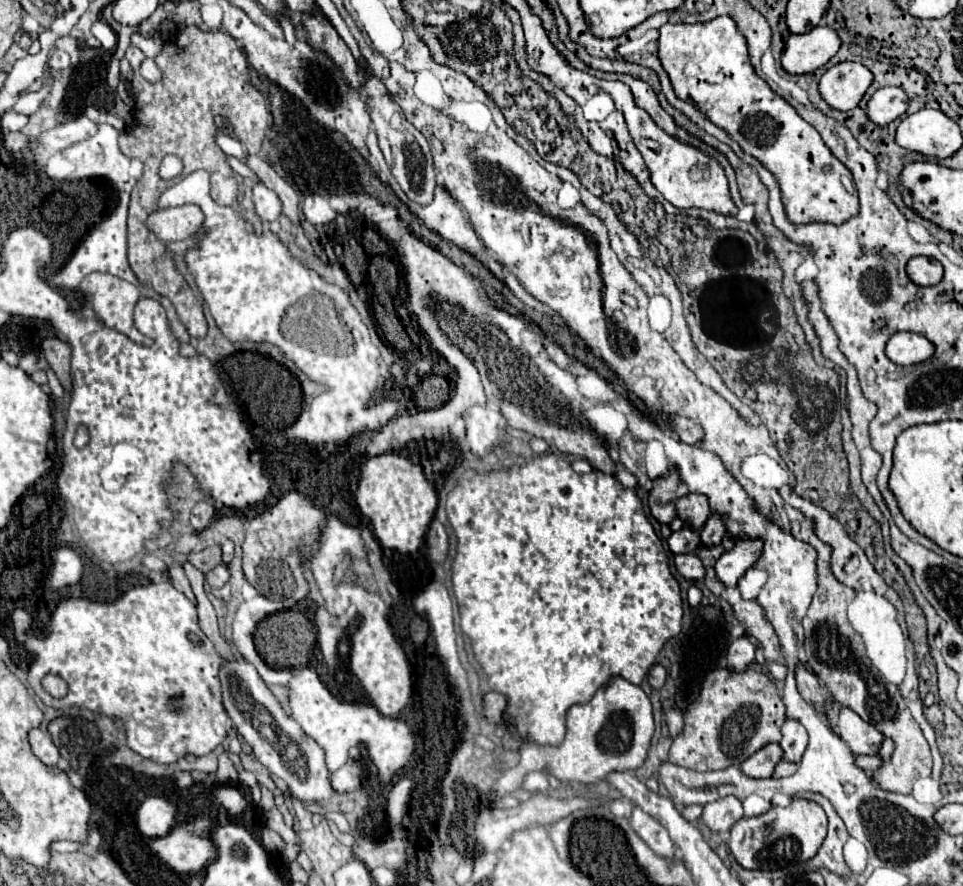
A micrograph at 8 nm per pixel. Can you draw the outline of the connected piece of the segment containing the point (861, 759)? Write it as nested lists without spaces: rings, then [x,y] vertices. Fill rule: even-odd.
[[[858,755],[858,757],[854,759],[854,763],[856,763],[860,769],[870,771],[870,773],[878,771],[878,769],[880,769],[880,765],[882,765],[880,757],[876,757],[876,755]]]

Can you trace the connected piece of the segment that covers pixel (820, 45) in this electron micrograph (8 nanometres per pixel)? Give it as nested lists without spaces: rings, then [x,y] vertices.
[[[814,27],[804,35],[790,35],[782,51],[782,69],[792,75],[812,73],[826,65],[840,49],[840,39],[830,27]]]

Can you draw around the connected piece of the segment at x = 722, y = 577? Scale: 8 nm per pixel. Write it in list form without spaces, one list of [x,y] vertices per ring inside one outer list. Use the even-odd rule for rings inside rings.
[[[746,539],[738,541],[730,551],[722,553],[722,557],[716,561],[716,577],[726,587],[734,587],[738,579],[756,563],[762,551],[762,539]]]

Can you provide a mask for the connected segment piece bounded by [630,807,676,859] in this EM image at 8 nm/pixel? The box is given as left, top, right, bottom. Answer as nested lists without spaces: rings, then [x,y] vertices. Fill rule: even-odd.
[[[634,807],[634,813],[630,817],[630,825],[656,855],[662,855],[662,857],[668,857],[668,859],[674,857],[674,847],[676,845],[670,839],[670,835],[666,833],[666,829],[654,817],[650,817],[642,809]]]

